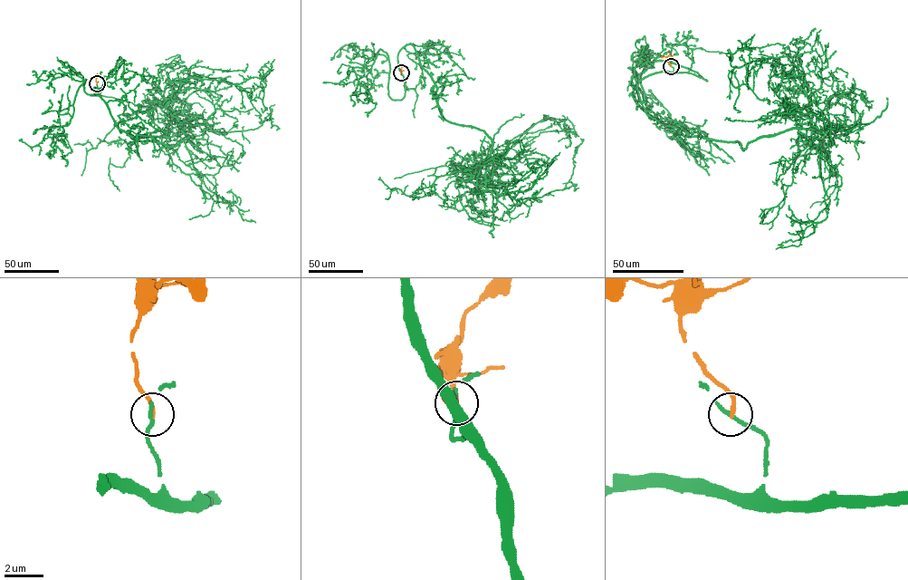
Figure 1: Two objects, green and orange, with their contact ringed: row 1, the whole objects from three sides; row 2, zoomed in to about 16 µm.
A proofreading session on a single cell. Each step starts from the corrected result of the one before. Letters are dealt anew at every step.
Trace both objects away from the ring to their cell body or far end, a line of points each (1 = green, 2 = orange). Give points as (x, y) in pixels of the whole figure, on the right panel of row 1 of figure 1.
1: (671, 66), (634, 96), (681, 133), (744, 149), (811, 126), (777, 60), (734, 67), (738, 50), (746, 68)
2: (671, 66), (666, 57), (660, 54)

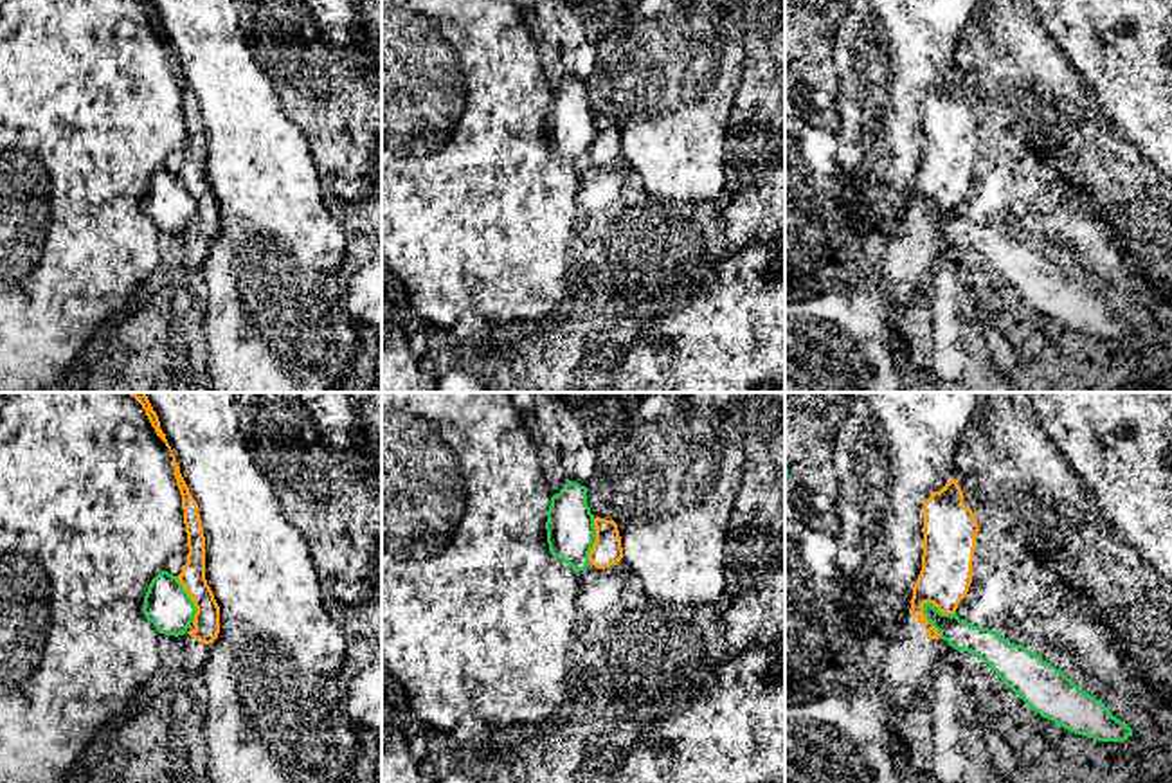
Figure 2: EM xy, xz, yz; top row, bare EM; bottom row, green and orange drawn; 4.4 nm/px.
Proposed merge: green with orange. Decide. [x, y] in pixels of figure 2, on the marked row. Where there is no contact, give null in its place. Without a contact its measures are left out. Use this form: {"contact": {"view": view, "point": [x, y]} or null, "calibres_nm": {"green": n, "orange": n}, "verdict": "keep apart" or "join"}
{"contact": {"view": "yz", "point": [928, 620]}, "calibres_nm": {"green": 130, "orange": 220}, "verdict": "keep apart"}

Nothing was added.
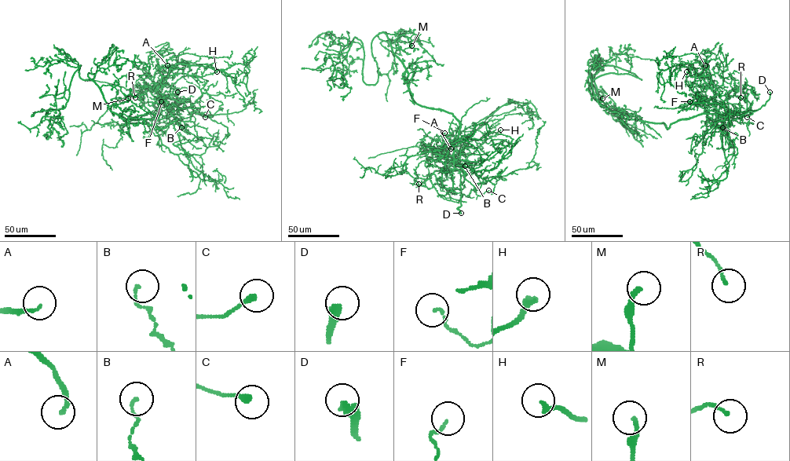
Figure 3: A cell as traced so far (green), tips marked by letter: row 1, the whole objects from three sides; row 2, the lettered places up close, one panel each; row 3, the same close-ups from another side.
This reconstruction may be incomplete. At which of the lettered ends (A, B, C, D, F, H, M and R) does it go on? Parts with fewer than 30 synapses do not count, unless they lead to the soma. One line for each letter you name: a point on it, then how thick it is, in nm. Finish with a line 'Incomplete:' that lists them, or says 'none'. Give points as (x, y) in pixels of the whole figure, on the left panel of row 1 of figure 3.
A: place (167, 65); calibre 150 nm
D: place (177, 92); calibre 440 nm
Incomplete: A, D

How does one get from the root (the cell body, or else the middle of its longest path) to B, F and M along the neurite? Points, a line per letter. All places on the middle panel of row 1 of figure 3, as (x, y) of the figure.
B: (401, 61), (414, 100), (451, 112), (459, 122), (454, 159), (468, 161), (470, 165), (465, 166)
F: (401, 61), (414, 100), (451, 112), (459, 122), (454, 159), (448, 159), (439, 150), (444, 142), (444, 133)
M: (401, 61), (393, 52), (384, 32), (409, 37), (411, 45)

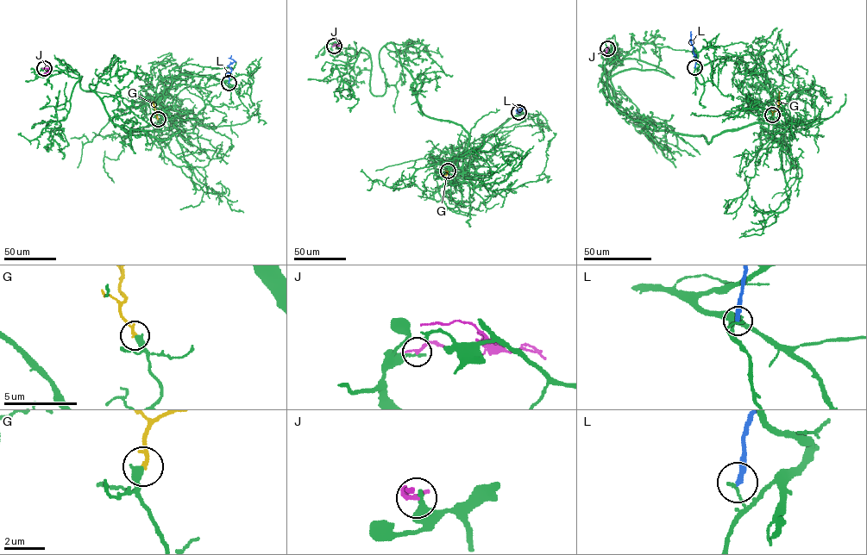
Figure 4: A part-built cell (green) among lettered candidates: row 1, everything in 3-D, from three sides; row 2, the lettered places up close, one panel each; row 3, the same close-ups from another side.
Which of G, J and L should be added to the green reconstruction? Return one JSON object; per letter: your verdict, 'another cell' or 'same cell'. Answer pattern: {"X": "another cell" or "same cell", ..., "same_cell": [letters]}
{"G": "same cell", "J": "another cell", "L": "another cell", "same_cell": ["G"]}

